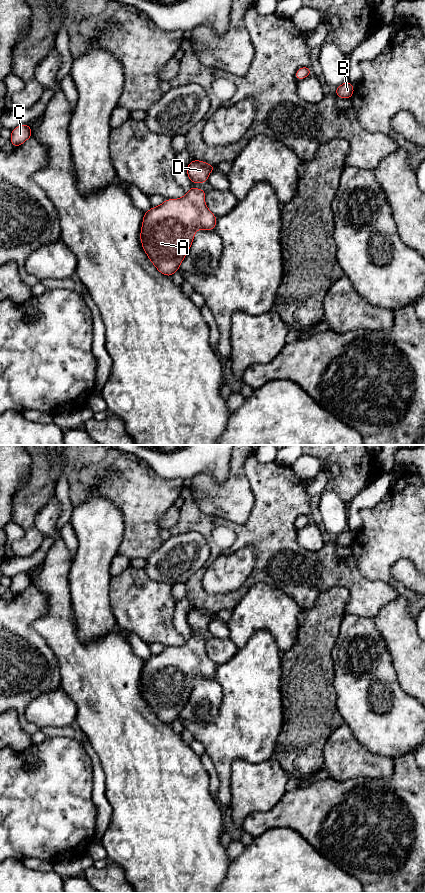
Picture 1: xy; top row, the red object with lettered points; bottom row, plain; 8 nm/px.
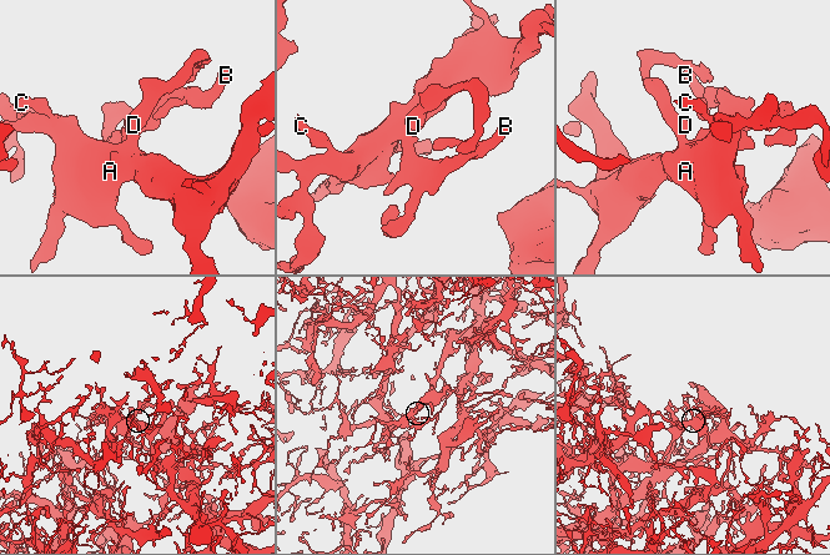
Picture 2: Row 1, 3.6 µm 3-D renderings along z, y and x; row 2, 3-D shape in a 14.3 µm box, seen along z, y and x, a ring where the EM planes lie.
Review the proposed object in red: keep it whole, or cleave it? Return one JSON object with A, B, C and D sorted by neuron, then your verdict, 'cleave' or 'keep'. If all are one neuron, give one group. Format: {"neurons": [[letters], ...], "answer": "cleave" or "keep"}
{"neurons": [["A", "B", "C", "D"]], "answer": "keep"}

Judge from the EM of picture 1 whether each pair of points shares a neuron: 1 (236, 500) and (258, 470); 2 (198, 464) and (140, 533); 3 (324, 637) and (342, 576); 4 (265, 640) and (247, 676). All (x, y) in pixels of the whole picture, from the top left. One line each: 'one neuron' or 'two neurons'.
1: two neurons
2: two neurons
3: two neurons
4: one neuron

